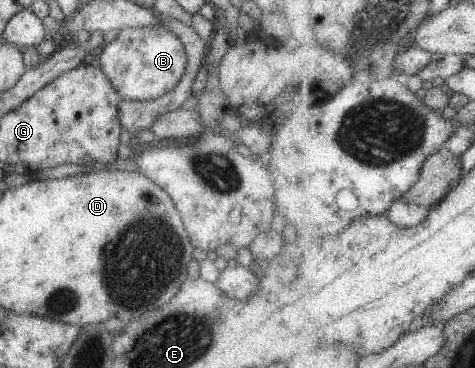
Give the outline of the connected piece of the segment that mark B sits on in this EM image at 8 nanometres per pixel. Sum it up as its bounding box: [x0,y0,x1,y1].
[98,24,187,102]

